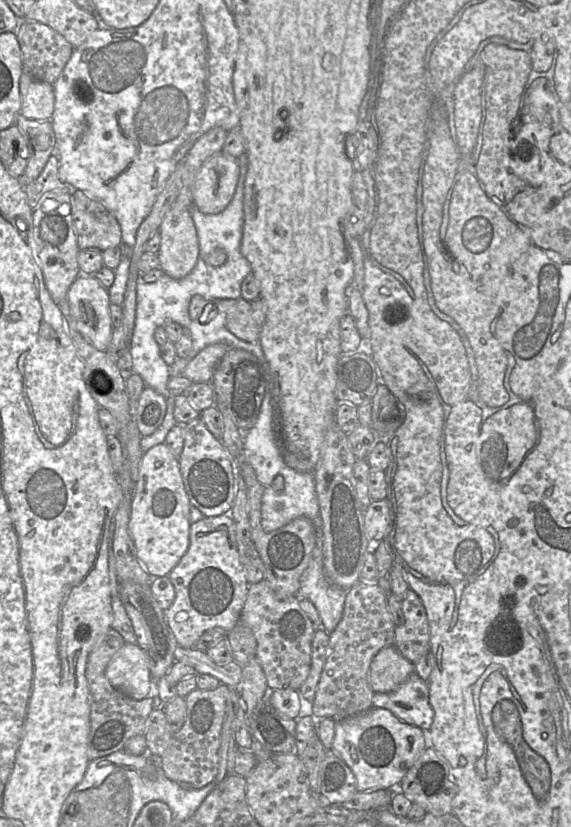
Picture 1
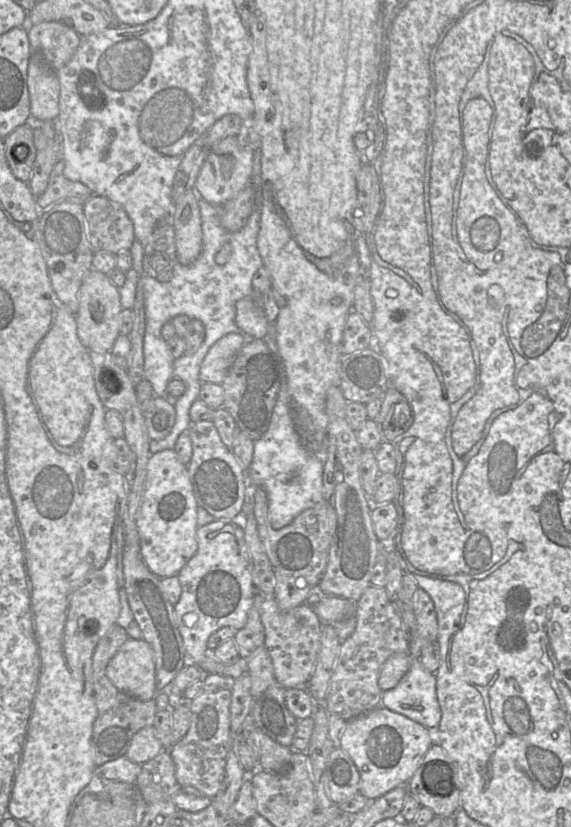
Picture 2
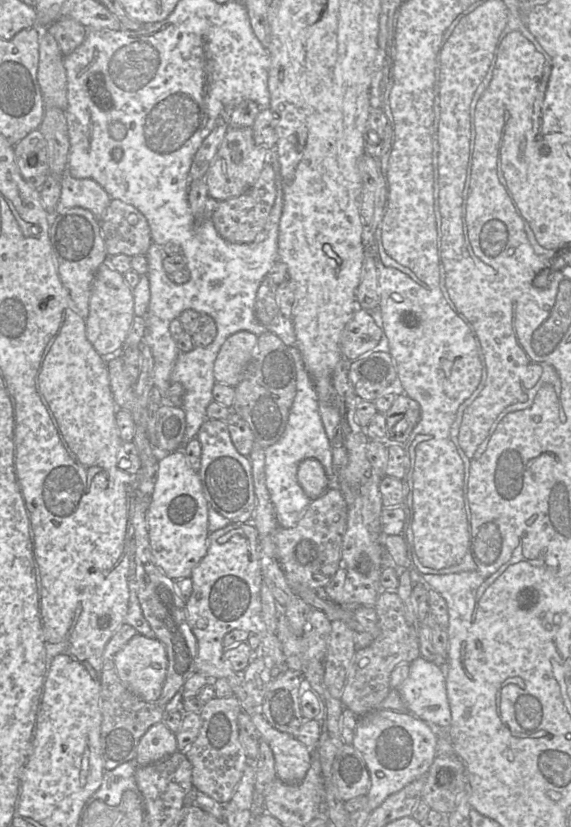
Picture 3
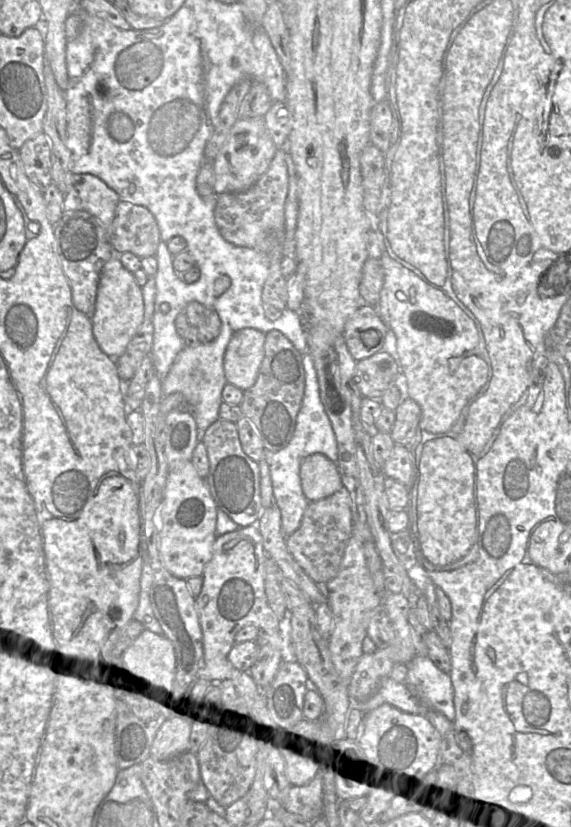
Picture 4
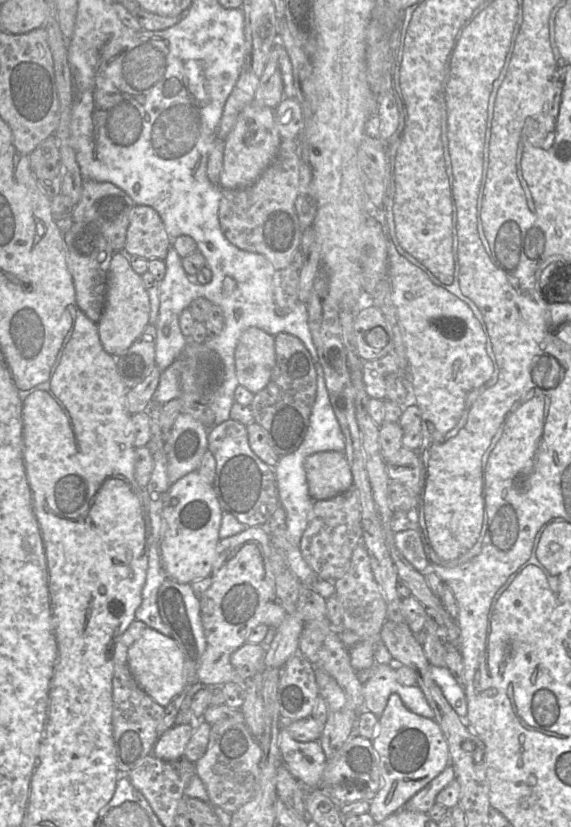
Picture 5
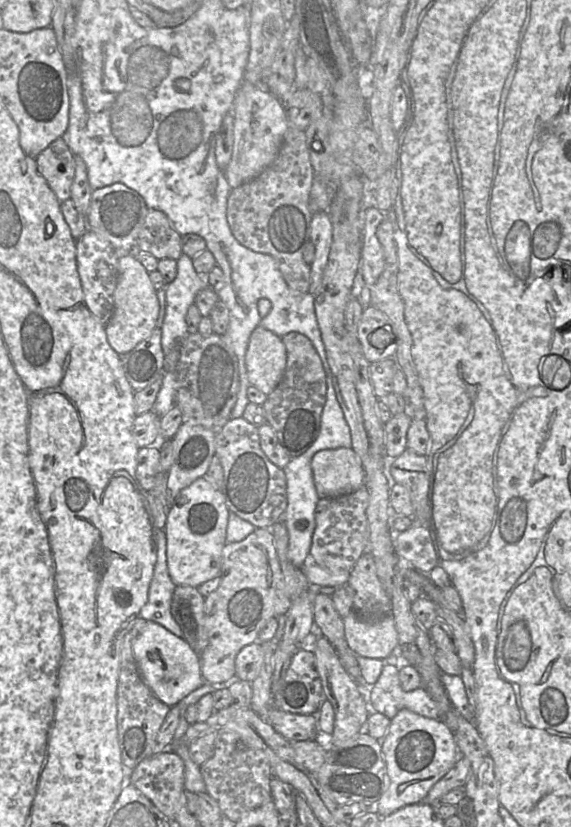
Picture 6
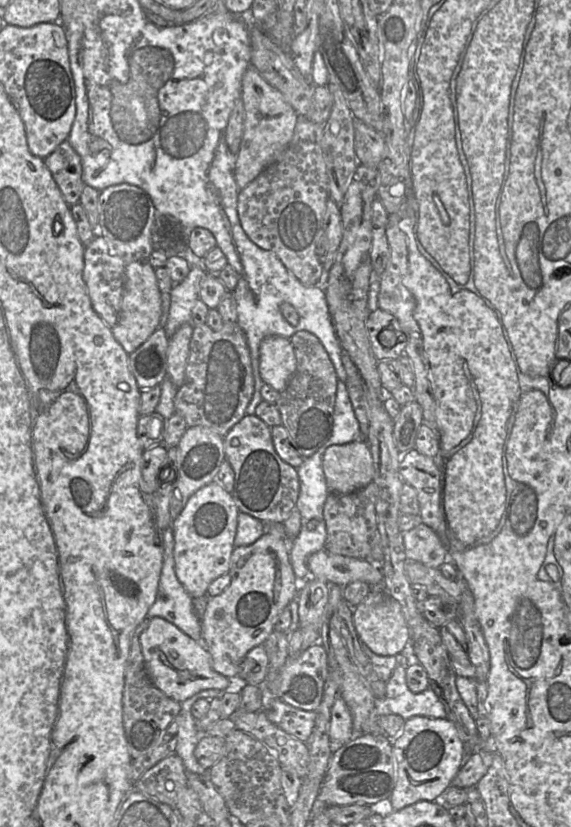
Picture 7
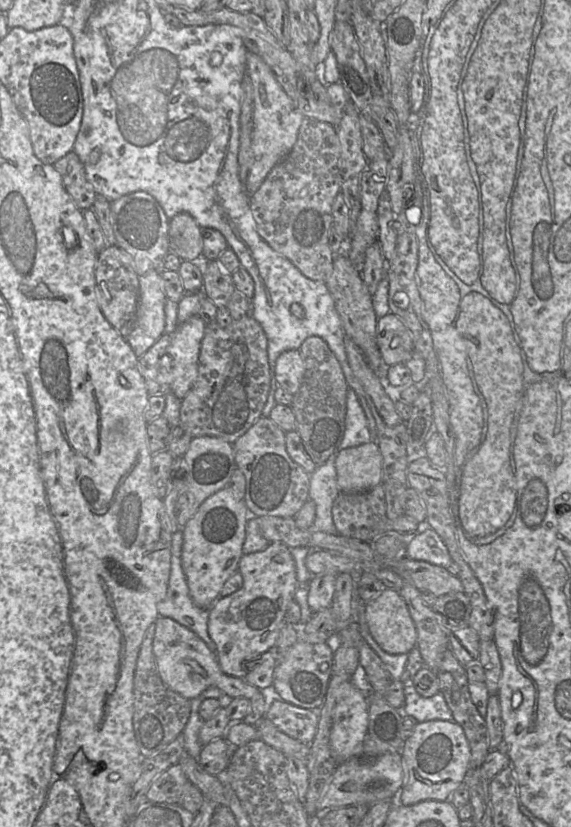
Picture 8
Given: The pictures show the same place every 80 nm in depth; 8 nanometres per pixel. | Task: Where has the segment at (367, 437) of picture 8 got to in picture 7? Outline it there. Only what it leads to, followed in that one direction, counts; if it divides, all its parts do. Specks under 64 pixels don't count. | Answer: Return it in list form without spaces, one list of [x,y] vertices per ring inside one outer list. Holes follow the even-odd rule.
[[[339,381],[333,411],[333,432],[327,446],[352,443],[363,438],[344,382]]]

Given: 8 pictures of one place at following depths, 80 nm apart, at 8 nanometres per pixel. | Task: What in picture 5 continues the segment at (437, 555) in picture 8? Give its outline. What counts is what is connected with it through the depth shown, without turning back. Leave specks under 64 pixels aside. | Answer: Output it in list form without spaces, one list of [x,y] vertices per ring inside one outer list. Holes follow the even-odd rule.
[[[408,529],[396,532],[393,533],[393,539],[397,550],[411,566],[423,576],[428,575],[428,568],[432,564],[426,558],[420,531]]]

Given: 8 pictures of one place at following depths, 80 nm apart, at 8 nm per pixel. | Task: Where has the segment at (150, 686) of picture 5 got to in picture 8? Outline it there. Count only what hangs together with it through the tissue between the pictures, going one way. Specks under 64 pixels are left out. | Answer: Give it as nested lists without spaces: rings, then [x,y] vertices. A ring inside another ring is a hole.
[[[158,617],[154,623],[155,631],[152,643],[159,675],[162,681],[173,691],[192,700],[210,687],[222,690],[227,698],[244,697],[252,699],[262,690],[245,679],[228,676],[221,670],[215,652],[194,632],[168,617]]]

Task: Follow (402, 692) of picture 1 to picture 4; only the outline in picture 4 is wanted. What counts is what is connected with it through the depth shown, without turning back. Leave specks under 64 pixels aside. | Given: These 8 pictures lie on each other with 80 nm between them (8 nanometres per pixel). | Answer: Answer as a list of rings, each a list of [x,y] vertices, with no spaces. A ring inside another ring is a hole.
[[[416,656],[409,663],[406,687],[429,709],[455,720],[454,688],[450,675],[440,670],[428,657]]]

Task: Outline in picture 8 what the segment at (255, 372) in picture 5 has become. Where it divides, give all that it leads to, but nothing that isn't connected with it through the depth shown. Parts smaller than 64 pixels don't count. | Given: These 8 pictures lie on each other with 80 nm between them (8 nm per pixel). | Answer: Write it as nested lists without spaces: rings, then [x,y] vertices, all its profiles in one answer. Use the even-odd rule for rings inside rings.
[[[298,350],[283,352],[273,364],[273,376],[278,387],[295,394],[304,377],[305,364]]]

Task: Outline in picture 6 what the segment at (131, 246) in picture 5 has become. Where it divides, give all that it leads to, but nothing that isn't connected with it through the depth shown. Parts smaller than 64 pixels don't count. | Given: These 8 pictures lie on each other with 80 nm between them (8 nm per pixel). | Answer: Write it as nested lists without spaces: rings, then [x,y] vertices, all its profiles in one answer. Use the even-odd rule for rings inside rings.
[[[149,208],[138,237],[141,252],[159,259],[177,260],[183,255],[182,236],[161,211]]]

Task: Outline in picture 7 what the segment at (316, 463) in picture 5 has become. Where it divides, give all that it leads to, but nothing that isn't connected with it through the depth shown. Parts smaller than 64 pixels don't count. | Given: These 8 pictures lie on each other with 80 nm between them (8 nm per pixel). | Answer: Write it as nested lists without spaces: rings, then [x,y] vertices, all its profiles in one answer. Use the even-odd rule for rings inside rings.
[[[365,440],[327,447],[322,466],[330,494],[356,492],[373,481],[373,460]]]

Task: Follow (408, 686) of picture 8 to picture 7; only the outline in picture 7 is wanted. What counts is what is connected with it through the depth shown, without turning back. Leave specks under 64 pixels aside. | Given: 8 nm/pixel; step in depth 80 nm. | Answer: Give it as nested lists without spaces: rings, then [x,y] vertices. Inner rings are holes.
[[[398,664],[386,681],[383,699],[391,713],[405,720],[415,716],[446,719],[446,709],[431,688],[420,693],[414,693],[408,688],[405,670]]]

